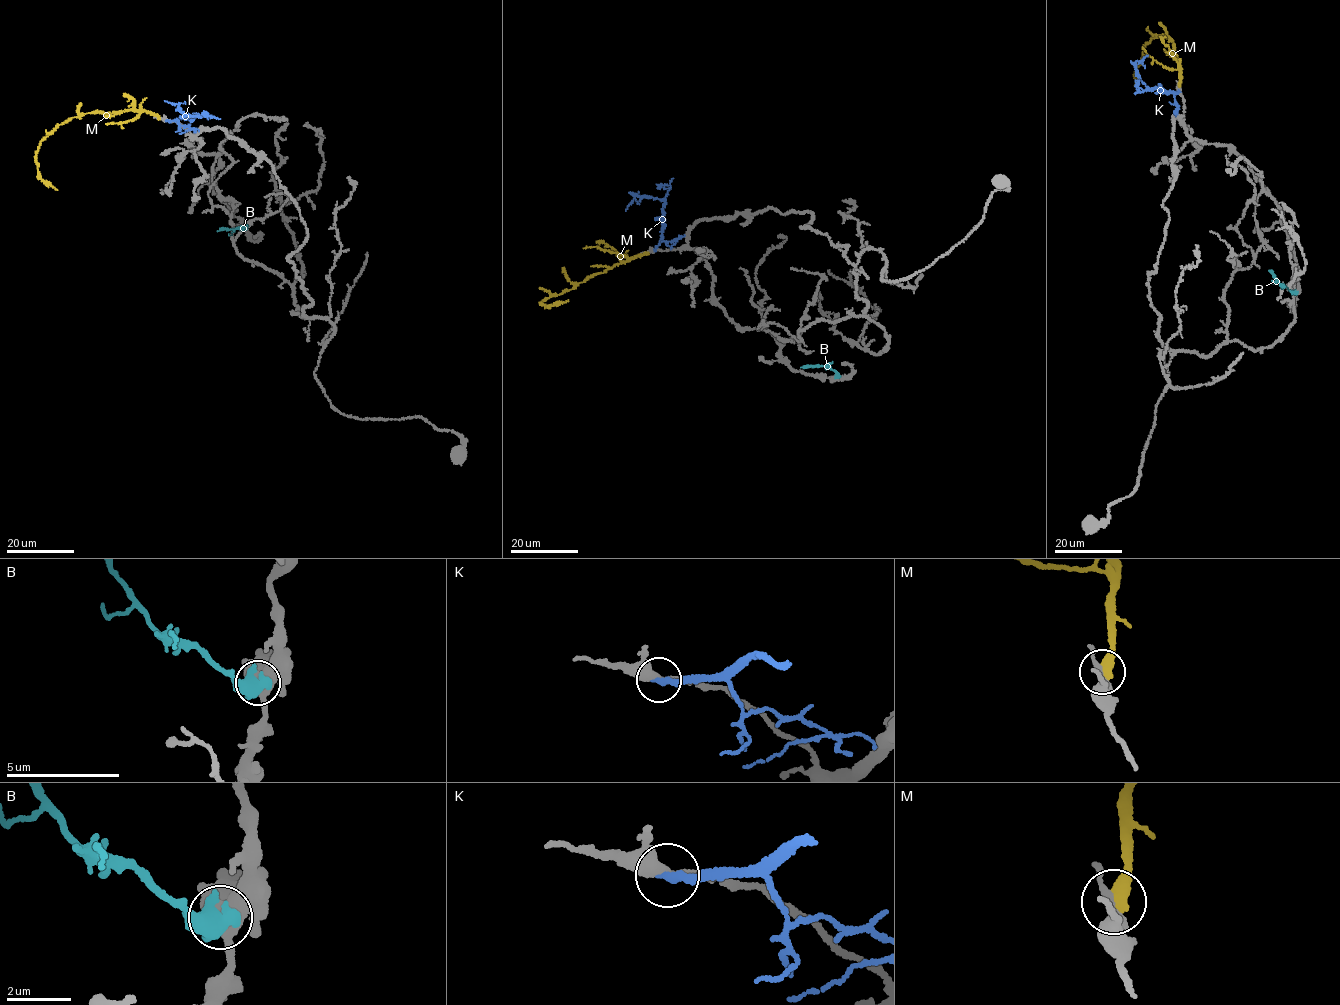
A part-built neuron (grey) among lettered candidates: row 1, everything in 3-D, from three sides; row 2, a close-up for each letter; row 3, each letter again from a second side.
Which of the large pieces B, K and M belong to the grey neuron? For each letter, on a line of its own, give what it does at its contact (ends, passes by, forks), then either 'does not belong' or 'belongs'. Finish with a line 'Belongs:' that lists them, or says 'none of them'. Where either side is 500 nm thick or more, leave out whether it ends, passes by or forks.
B: belongs
K: it ends there; does not belong
M: does not belong
Belongs: B

